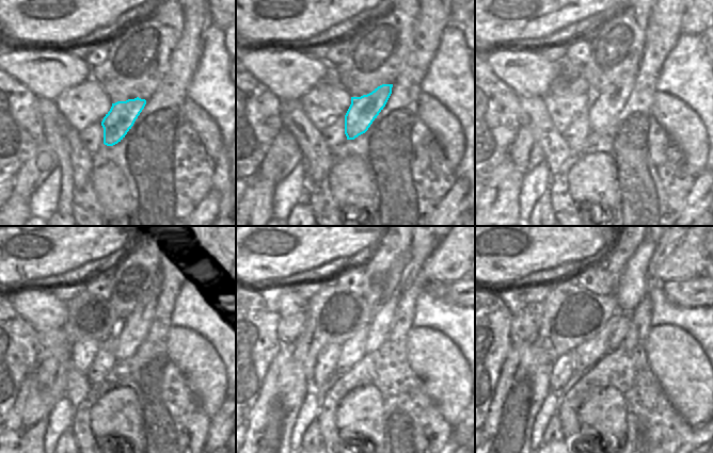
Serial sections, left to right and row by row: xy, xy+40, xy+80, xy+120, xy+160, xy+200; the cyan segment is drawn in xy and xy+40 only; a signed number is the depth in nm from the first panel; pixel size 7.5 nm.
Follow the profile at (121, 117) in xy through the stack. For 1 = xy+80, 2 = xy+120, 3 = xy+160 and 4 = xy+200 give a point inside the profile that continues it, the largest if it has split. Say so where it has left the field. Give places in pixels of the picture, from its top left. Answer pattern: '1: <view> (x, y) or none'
1: xy+80 (609, 102)
2: xy+120 (136, 327)
3: xy+160 (405, 272)
4: xy+200 (664, 247)

